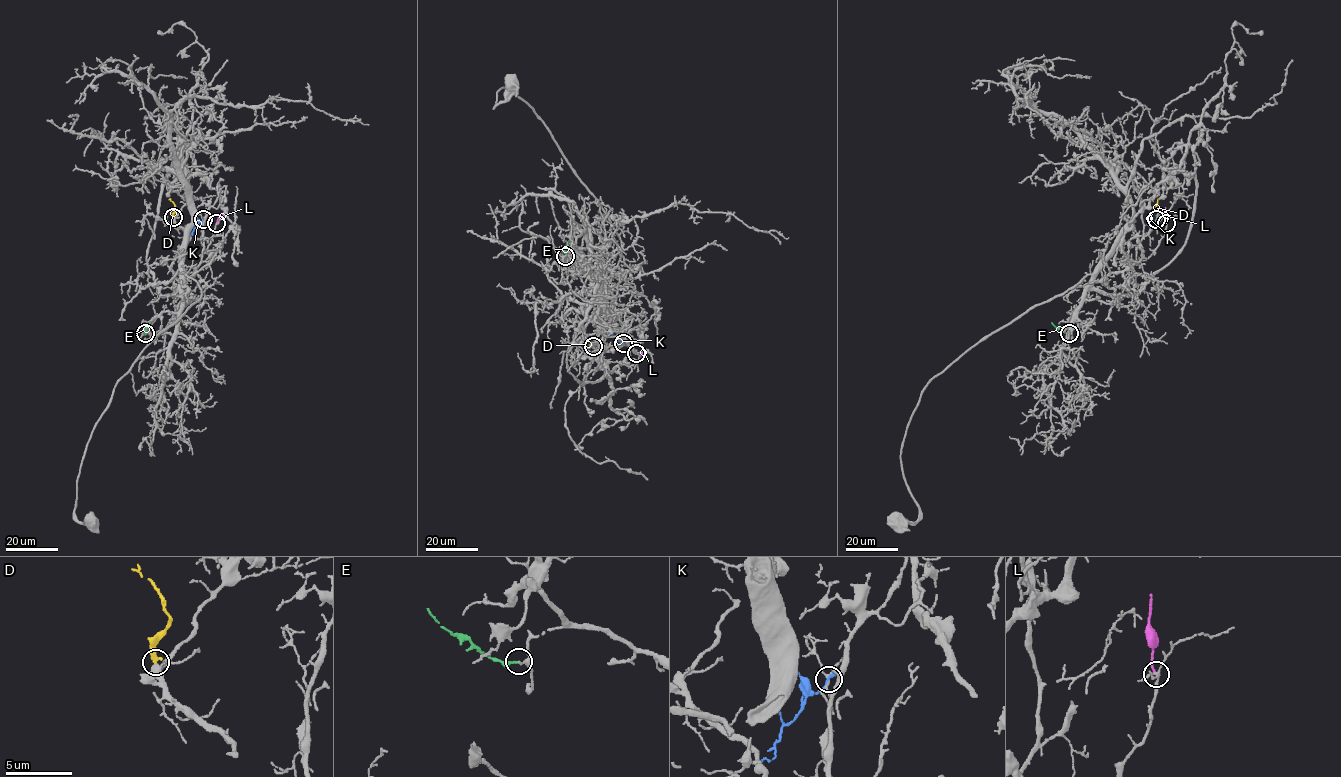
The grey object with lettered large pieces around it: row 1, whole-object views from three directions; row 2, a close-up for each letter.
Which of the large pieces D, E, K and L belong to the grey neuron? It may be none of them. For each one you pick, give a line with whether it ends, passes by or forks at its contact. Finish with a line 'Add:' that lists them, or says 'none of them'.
D: it ends
Add: D

